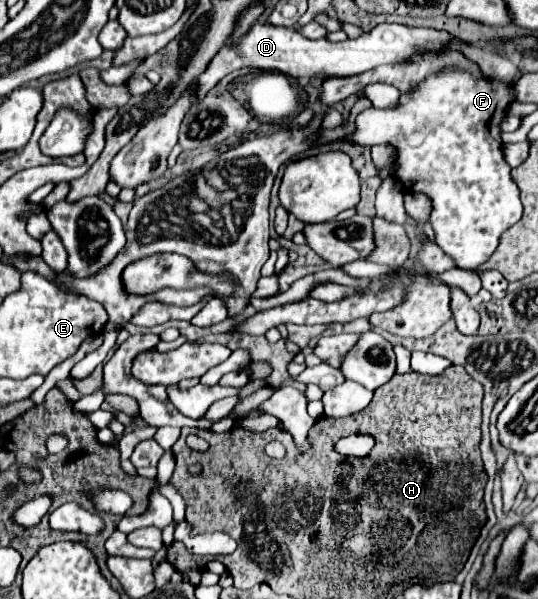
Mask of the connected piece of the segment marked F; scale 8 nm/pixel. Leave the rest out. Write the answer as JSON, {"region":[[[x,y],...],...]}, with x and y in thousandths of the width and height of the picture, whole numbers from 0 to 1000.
{"region":[[[829,119],[792,132],[770,155],[743,162],[740,182],[680,182],[662,195],[654,235],[669,242],[721,239],[736,245],[736,299],[758,319],[784,319],[803,332],[799,376],[810,409],[844,429],[851,446],[885,449],[900,442],[926,412],[929,392],[970,362],[967,316],[948,292],[948,275],[933,259],[929,205],[955,165],[948,142],[911,129],[881,132],[874,122]]]}

